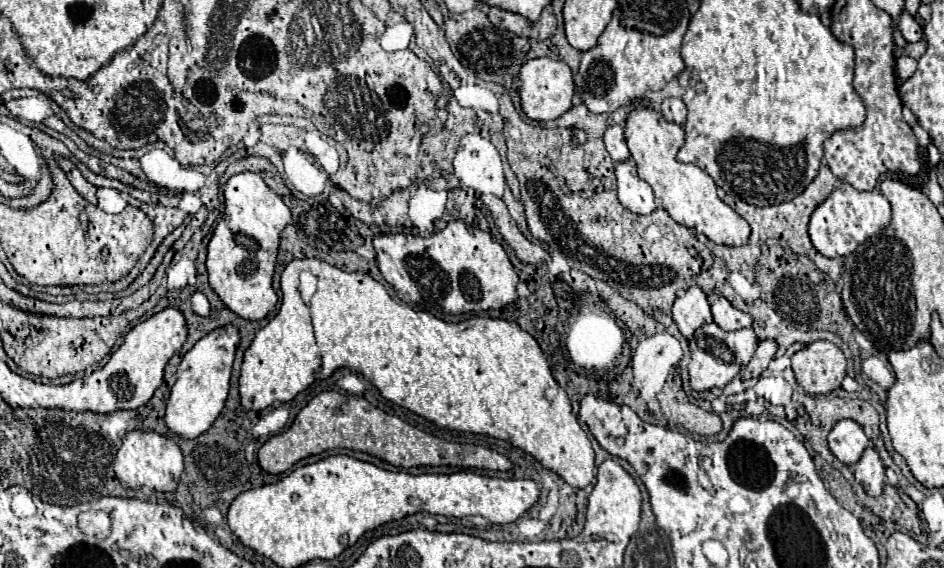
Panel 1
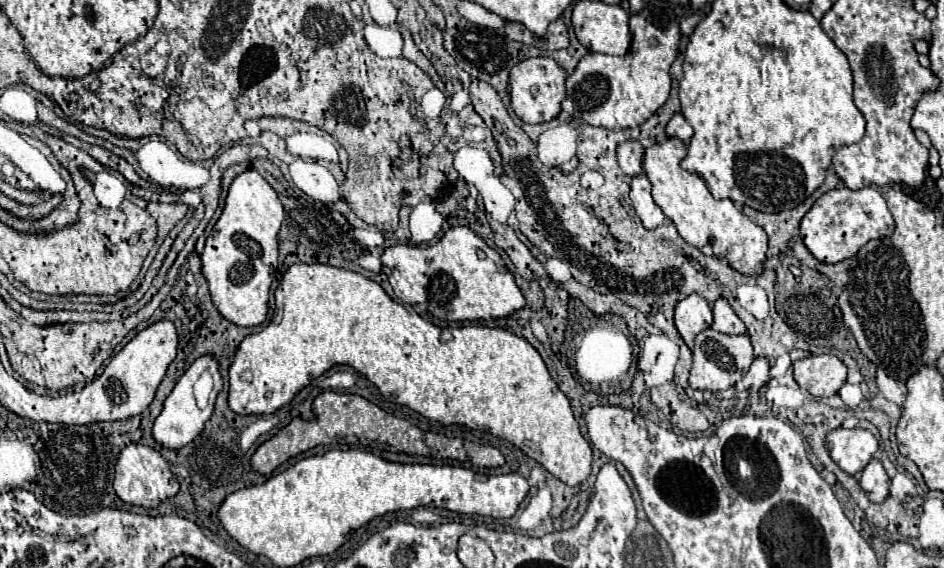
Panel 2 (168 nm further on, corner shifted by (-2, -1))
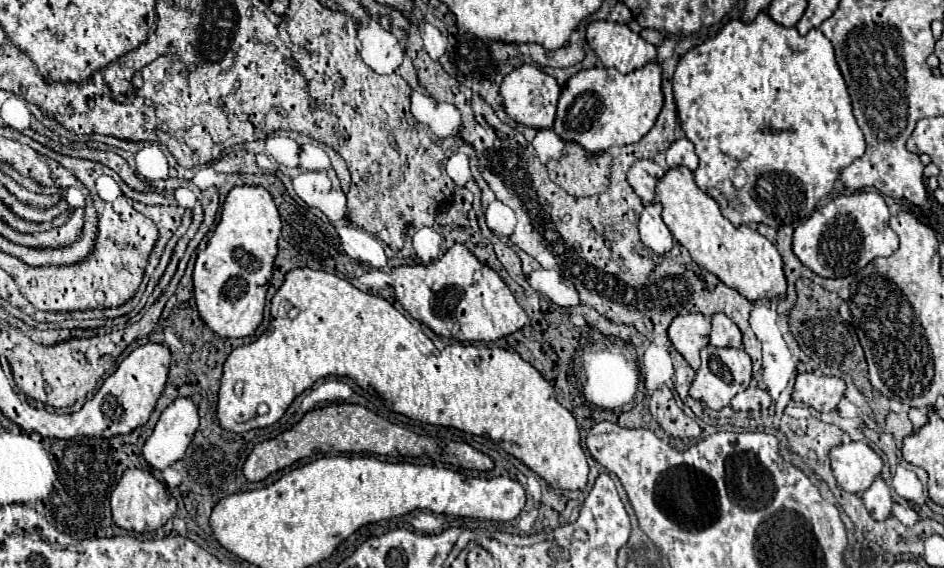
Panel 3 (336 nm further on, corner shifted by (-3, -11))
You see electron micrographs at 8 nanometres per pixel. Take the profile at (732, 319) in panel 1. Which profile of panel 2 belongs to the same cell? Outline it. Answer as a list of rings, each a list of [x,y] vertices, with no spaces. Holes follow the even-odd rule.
[[[718,299],[714,303],[712,311],[714,311],[712,327],[718,333],[726,333],[726,335],[744,335],[746,333],[744,323],[738,319],[738,315],[734,313],[734,309],[730,307],[730,303],[726,299]]]

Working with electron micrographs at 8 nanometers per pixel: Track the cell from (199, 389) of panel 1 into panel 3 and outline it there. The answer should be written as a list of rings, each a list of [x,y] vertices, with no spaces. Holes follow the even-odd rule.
[[[177,397],[161,413],[151,437],[143,445],[143,457],[153,469],[165,469],[179,461],[199,429],[199,405],[191,397]]]

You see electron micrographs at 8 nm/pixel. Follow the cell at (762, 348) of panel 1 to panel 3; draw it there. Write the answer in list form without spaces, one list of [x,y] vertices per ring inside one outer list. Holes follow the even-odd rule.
[[[751,385],[749,389],[737,393],[731,401],[731,407],[735,411],[759,411],[763,407],[771,405],[771,397],[767,391],[759,389],[757,385]]]

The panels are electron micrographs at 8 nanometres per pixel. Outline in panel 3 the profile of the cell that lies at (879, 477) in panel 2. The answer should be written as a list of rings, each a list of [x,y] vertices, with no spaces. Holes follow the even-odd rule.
[[[877,477],[873,485],[863,493],[863,503],[873,519],[883,521],[891,515],[891,491],[883,477]]]

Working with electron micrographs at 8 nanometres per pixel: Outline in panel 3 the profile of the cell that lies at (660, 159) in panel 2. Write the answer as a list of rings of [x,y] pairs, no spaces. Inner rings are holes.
[[[683,165],[669,169],[657,181],[657,197],[663,205],[663,223],[703,269],[717,275],[725,285],[737,289],[749,301],[785,295],[787,281],[783,275],[783,263],[773,243],[749,225],[735,227],[725,219],[717,201],[695,187],[691,169]]]

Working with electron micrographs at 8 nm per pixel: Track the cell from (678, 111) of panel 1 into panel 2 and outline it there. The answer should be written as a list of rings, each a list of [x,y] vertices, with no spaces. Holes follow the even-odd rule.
[[[678,113],[670,119],[670,123],[666,127],[666,137],[678,137],[680,141],[684,141],[684,145],[688,145],[692,135],[694,135],[694,131],[682,113]]]

